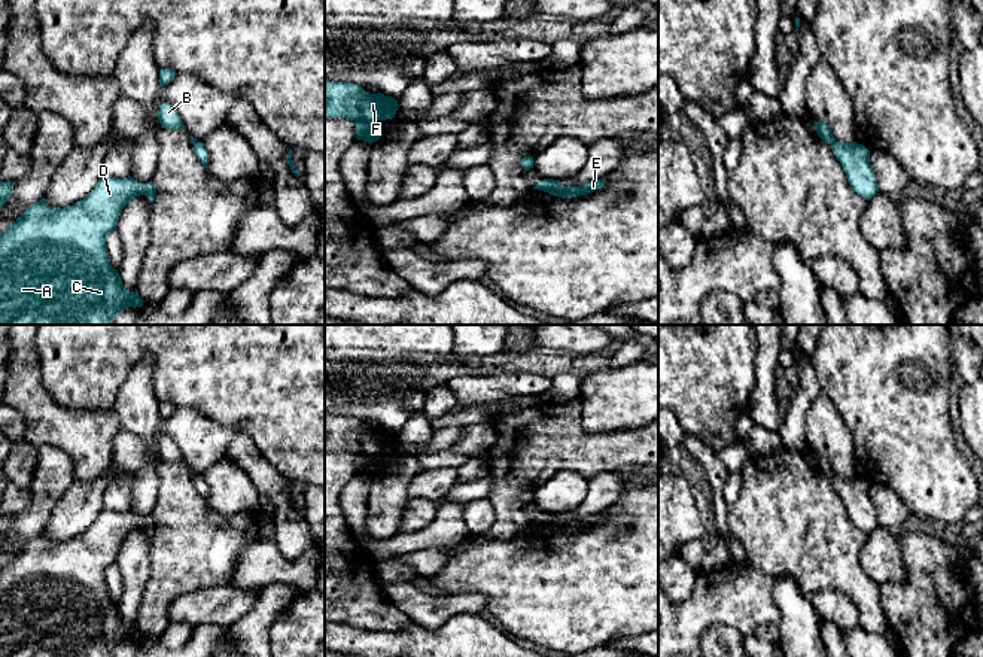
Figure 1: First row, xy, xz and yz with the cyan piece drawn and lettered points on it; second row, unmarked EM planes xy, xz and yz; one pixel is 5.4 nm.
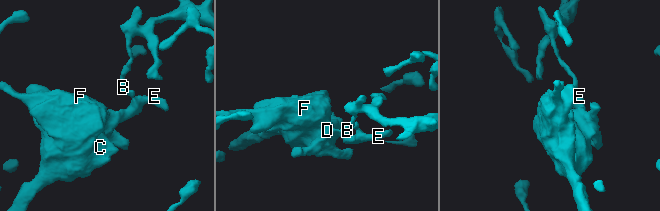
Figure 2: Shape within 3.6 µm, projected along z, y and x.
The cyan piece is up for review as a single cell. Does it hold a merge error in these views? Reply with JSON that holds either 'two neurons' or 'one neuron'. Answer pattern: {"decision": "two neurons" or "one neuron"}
{"decision": "two neurons"}

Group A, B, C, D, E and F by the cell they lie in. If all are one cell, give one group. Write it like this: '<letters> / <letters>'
A C D E F / B

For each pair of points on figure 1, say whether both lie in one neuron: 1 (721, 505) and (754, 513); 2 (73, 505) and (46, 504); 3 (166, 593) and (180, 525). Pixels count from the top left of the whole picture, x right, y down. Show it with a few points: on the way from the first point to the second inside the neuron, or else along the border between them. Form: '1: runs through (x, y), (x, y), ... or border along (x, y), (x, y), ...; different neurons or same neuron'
1: border along (727, 504), (727, 528), (733, 535); different neurons
2: border along (75, 478), (54, 507), (43, 531); different neurons
3: runs through (170, 577), (180, 563), (180, 541); same neuron

